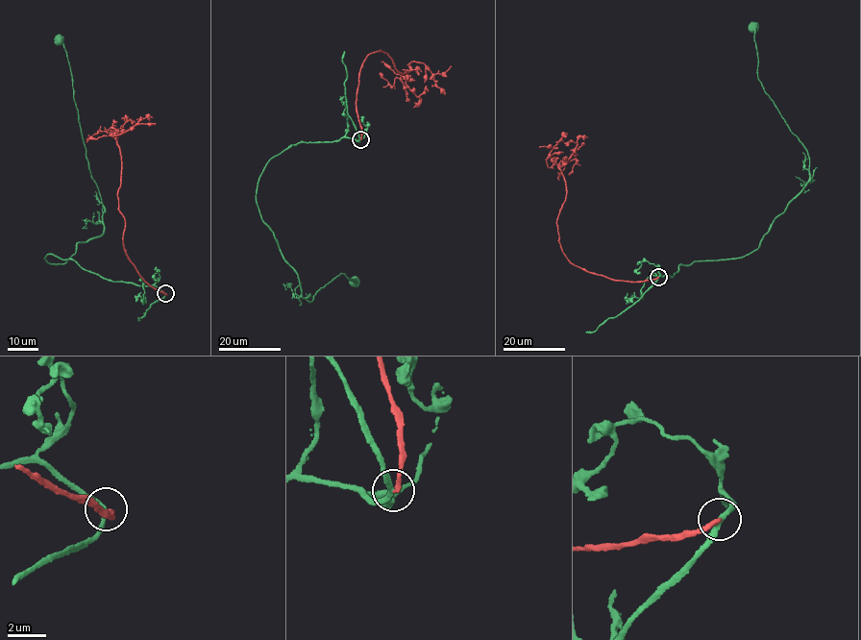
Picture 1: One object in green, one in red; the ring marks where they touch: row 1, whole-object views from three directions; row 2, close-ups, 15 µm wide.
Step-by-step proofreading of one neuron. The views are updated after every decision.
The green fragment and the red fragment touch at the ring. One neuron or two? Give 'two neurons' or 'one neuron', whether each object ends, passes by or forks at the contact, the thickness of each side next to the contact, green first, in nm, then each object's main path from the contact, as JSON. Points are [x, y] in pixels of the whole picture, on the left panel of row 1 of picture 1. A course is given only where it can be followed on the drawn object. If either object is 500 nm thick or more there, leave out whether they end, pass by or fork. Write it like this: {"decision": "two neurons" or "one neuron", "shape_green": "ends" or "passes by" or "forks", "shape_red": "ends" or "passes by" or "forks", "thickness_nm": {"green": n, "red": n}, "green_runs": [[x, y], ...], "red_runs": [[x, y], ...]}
{"decision": "two neurons", "shape_green": "passes by", "shape_red": "ends", "thickness_nm": {"green": 240, "red": 220}, "green_runs": [[165, 293], [110, 281], [72, 259], [44, 258], [61, 264], [78, 243], [104, 231], [67, 56], [56, 36]], "red_runs": [[165, 293], [144, 281], [124, 251], [125, 225], [117, 195], [122, 160], [114, 134], [153, 117]]}

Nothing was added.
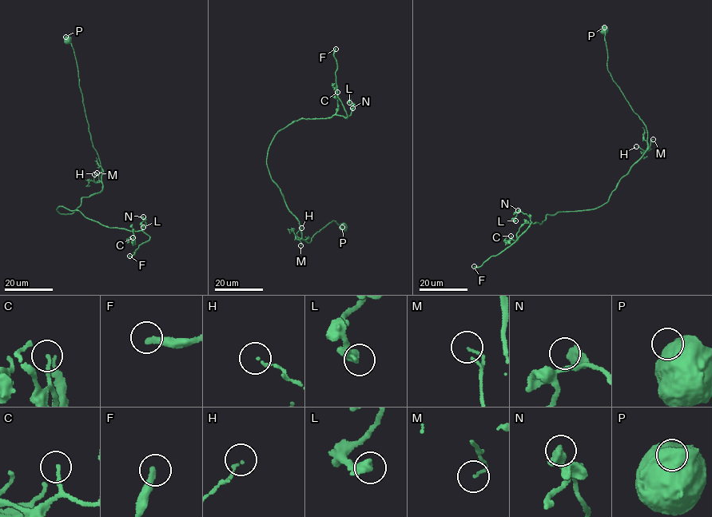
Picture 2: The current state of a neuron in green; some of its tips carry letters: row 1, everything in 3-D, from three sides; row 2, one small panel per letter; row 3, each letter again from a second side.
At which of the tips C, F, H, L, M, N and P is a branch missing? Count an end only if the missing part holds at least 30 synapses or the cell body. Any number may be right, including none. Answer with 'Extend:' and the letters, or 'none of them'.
Extend: F

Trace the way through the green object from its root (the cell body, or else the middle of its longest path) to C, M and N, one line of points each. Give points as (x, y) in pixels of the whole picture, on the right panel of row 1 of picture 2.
C: (604, 203), (594, 208), (547, 214), (540, 224), (535, 221), (525, 223), (519, 228), (515, 240), (511, 236)
M: (604, 203), (607, 203), (619, 180), (629, 172), (653, 139)
N: (604, 203), (594, 208), (547, 214), (540, 224), (531, 223), (529, 216), (518, 210)

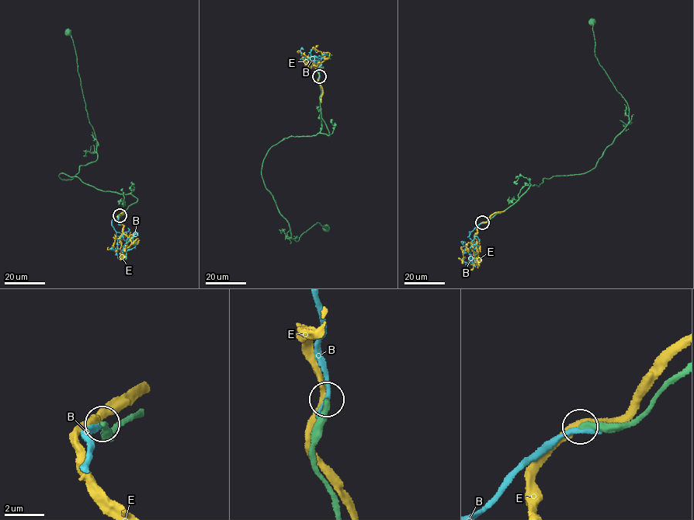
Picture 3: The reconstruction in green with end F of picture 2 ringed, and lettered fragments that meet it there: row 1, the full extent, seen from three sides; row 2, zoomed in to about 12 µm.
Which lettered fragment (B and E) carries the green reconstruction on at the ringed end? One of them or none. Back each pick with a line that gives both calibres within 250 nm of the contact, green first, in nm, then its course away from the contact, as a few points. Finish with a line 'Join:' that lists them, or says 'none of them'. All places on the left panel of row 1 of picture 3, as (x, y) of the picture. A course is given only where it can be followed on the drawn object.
Join: none of them

